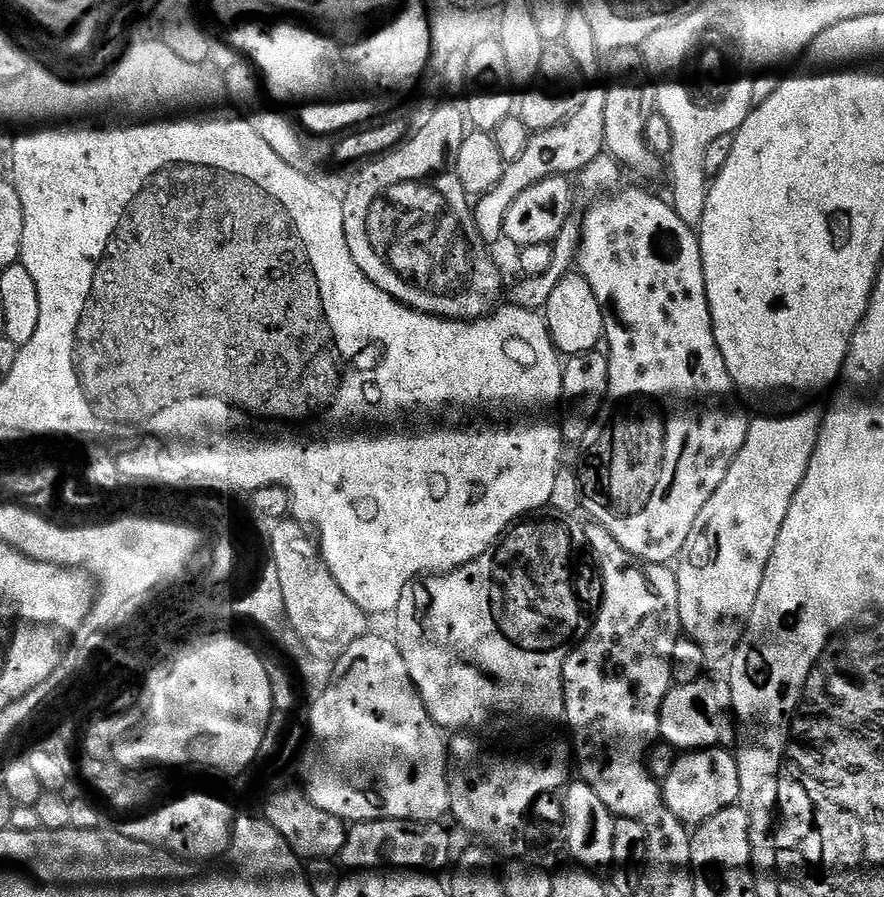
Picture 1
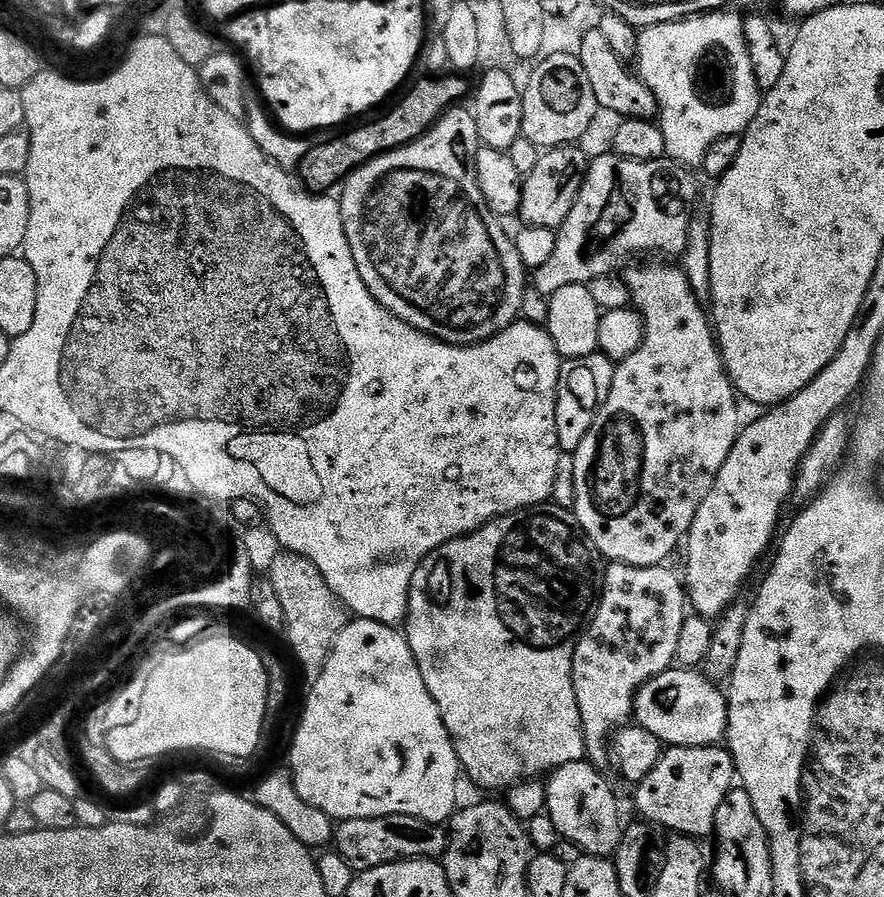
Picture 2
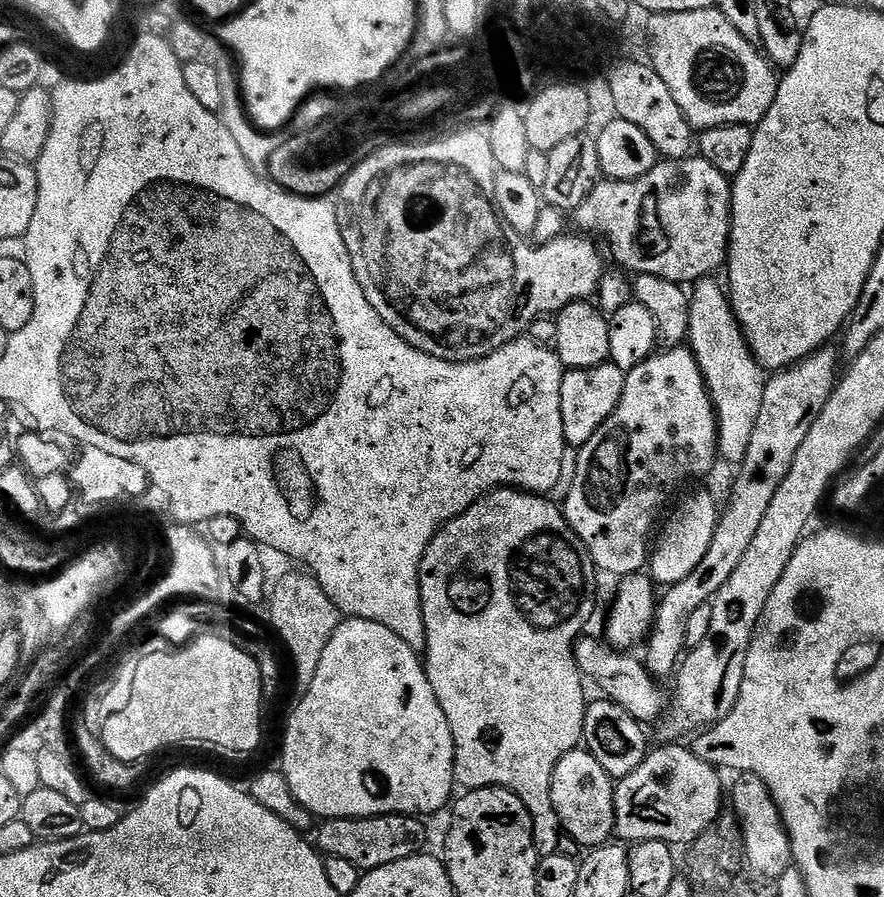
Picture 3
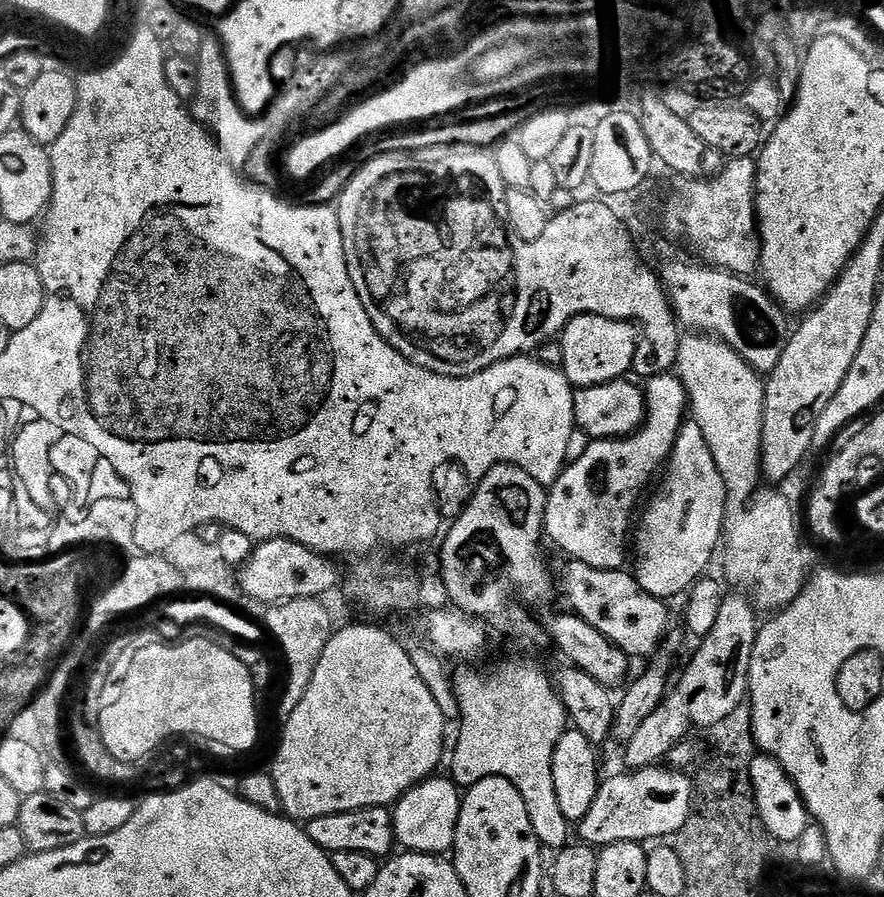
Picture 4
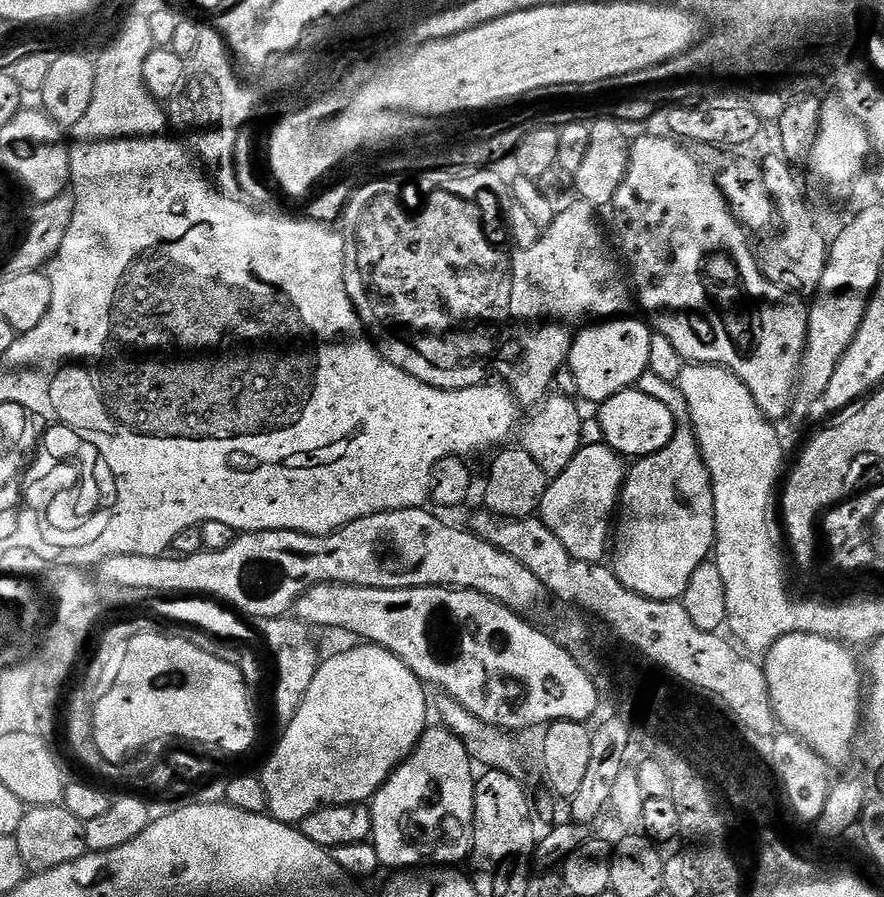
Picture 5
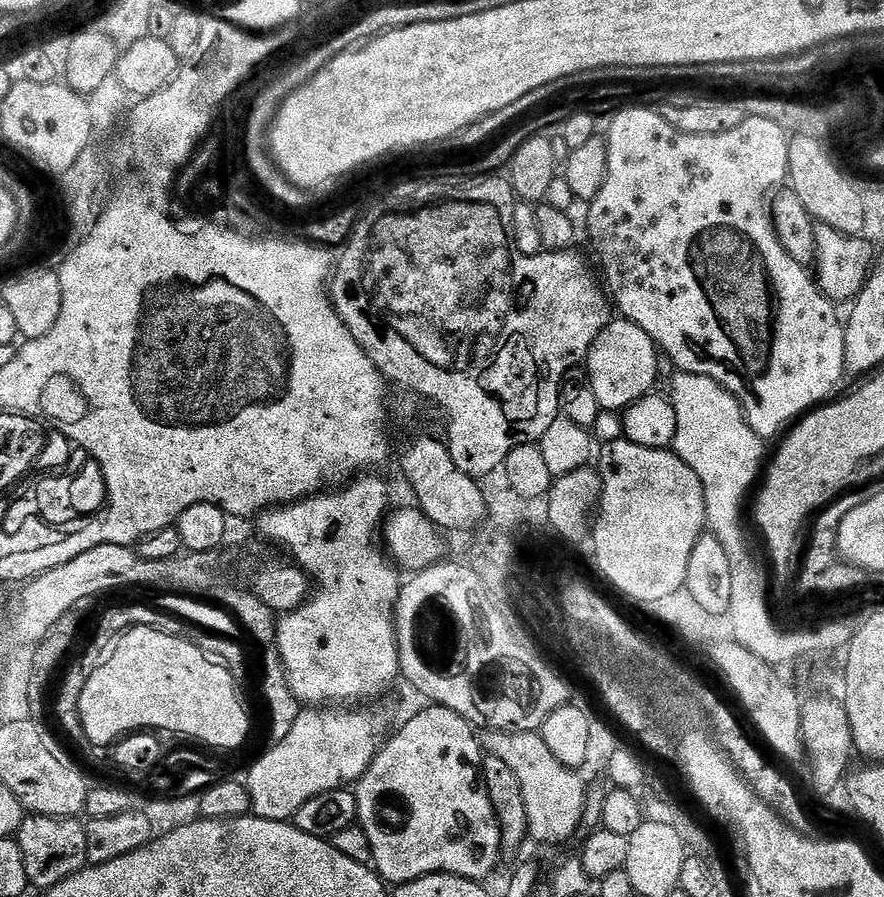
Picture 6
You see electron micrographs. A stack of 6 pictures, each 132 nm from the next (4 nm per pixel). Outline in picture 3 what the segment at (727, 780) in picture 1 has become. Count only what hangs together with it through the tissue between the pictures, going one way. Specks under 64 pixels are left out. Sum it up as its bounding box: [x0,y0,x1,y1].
[615,742,721,846]

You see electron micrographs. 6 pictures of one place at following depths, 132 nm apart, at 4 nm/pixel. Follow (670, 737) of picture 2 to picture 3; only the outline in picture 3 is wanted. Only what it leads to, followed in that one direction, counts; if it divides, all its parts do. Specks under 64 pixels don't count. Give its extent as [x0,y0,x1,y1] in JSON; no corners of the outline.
[576,638,666,722]

